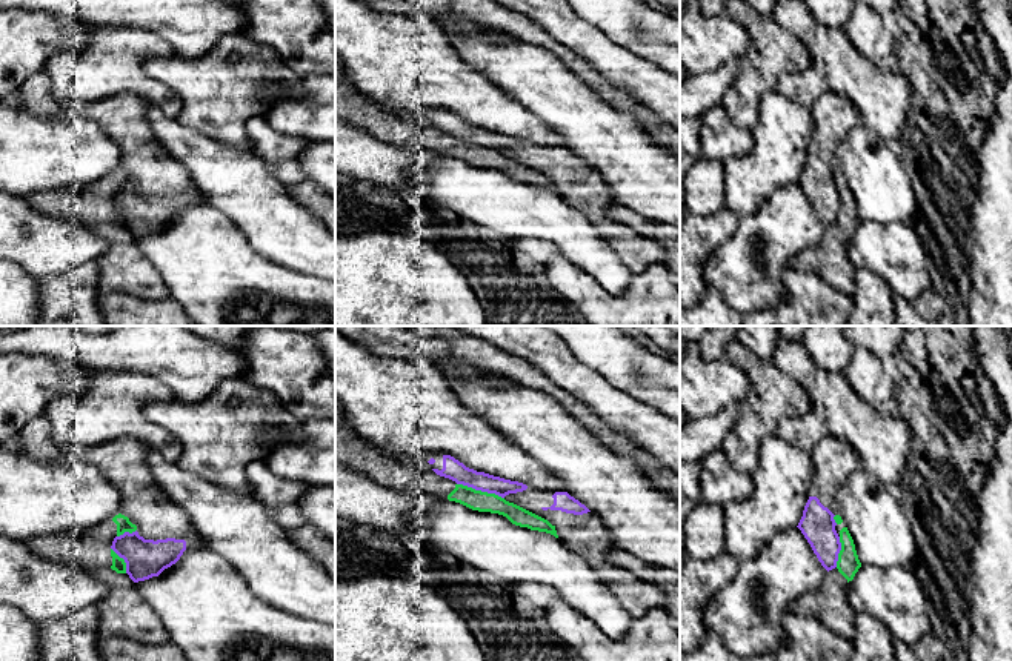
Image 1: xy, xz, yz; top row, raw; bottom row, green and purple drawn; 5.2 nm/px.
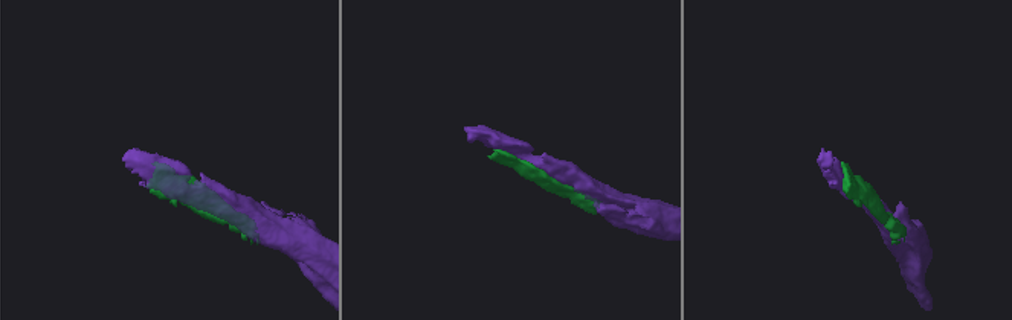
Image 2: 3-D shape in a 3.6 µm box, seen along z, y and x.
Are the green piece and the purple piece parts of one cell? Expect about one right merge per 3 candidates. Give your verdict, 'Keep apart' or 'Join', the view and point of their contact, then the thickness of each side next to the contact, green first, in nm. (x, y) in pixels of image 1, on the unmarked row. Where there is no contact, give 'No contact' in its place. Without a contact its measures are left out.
Keep apart. Touches green at xz (480, 146). Thickness 110 nm (green) against 110 nm

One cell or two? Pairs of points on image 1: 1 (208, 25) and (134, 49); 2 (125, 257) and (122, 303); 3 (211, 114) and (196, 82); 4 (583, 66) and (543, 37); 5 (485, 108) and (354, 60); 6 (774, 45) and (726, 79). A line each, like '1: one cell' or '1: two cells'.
1: two cells
2: two cells
3: one cell
4: one cell
5: one cell
6: two cells

